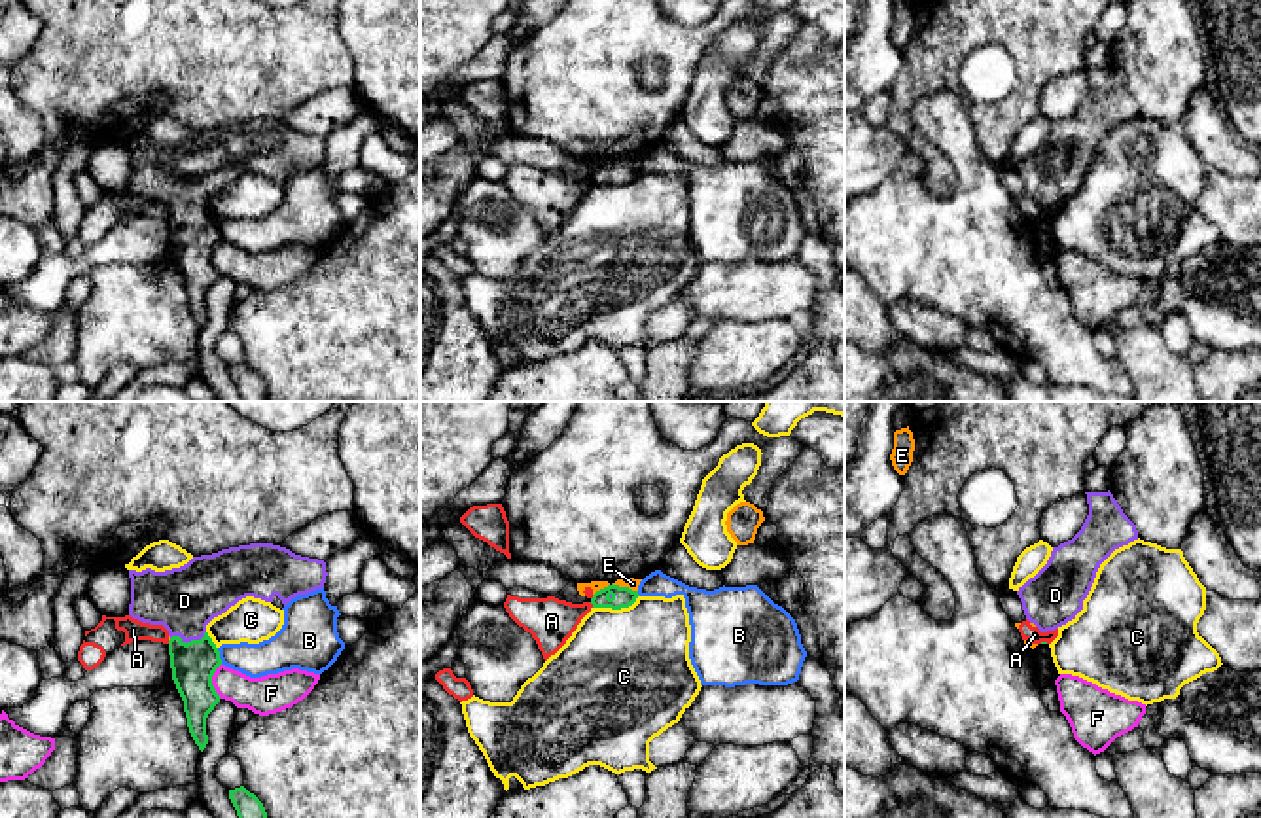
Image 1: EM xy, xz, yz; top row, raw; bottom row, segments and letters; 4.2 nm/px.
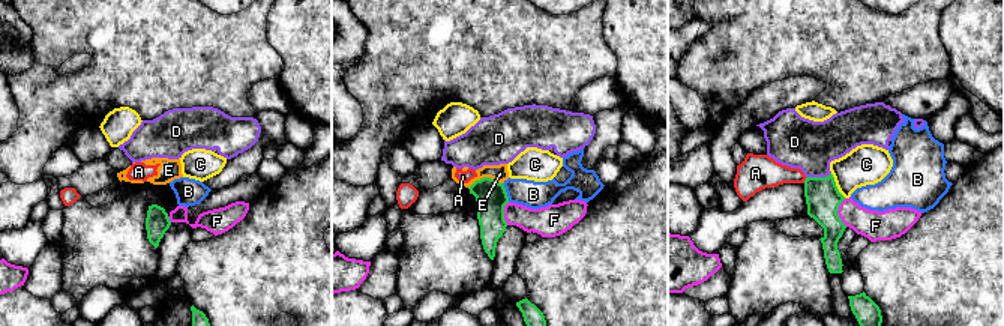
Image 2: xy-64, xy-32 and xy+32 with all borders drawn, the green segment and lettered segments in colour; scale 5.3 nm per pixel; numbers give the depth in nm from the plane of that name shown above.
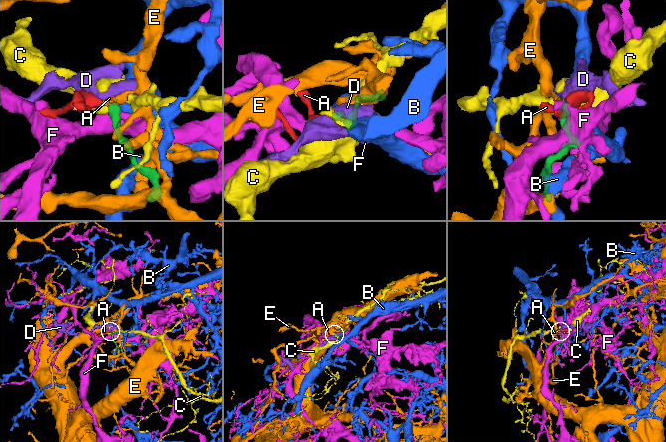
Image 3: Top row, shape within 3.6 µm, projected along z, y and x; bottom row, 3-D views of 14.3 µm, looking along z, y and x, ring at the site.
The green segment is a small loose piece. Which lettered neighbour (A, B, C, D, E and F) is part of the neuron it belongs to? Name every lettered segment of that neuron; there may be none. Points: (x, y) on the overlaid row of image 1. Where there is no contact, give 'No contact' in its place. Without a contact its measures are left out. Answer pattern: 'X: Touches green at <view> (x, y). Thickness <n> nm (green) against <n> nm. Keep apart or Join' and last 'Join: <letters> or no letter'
A: Touches green at xz (591, 603). Thickness 100 nm (green) against 200 nm. Keep apart
B: Touches green at xy (218, 656). Thickness 190 nm (green) against 150 nm. Keep apart
C: Touches green at xz (616, 608). Thickness 100 nm (green) against 500 nm. Keep apart
D: Touches green at xy (188, 642). Thickness 190 nm (green) against 280 nm. Join
E: Touches green at xz (625, 587). Thickness 100 nm (green) against 50 nm. Keep apart
F: Touches green at xy (211, 680). Thickness 190 nm (green) against 160 nm. Keep apart
Join: D

